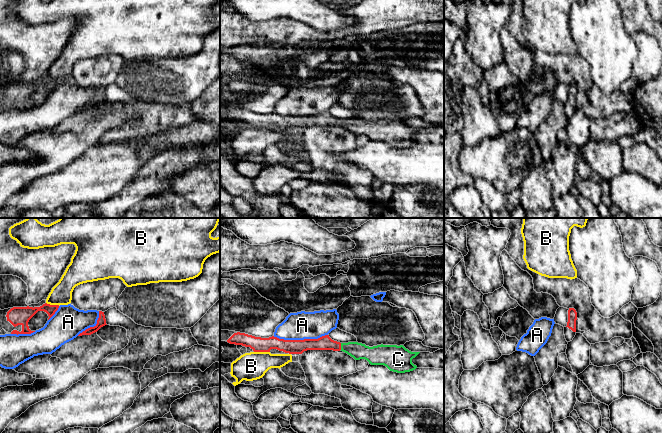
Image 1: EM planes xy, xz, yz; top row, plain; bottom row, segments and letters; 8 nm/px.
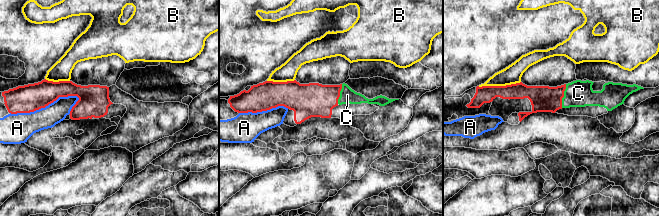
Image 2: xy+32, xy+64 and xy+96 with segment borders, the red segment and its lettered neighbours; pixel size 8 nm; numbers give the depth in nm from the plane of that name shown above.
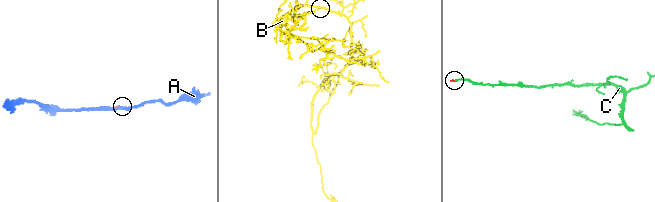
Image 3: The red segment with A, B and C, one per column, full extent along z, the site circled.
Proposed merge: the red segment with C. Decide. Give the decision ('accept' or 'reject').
accept

